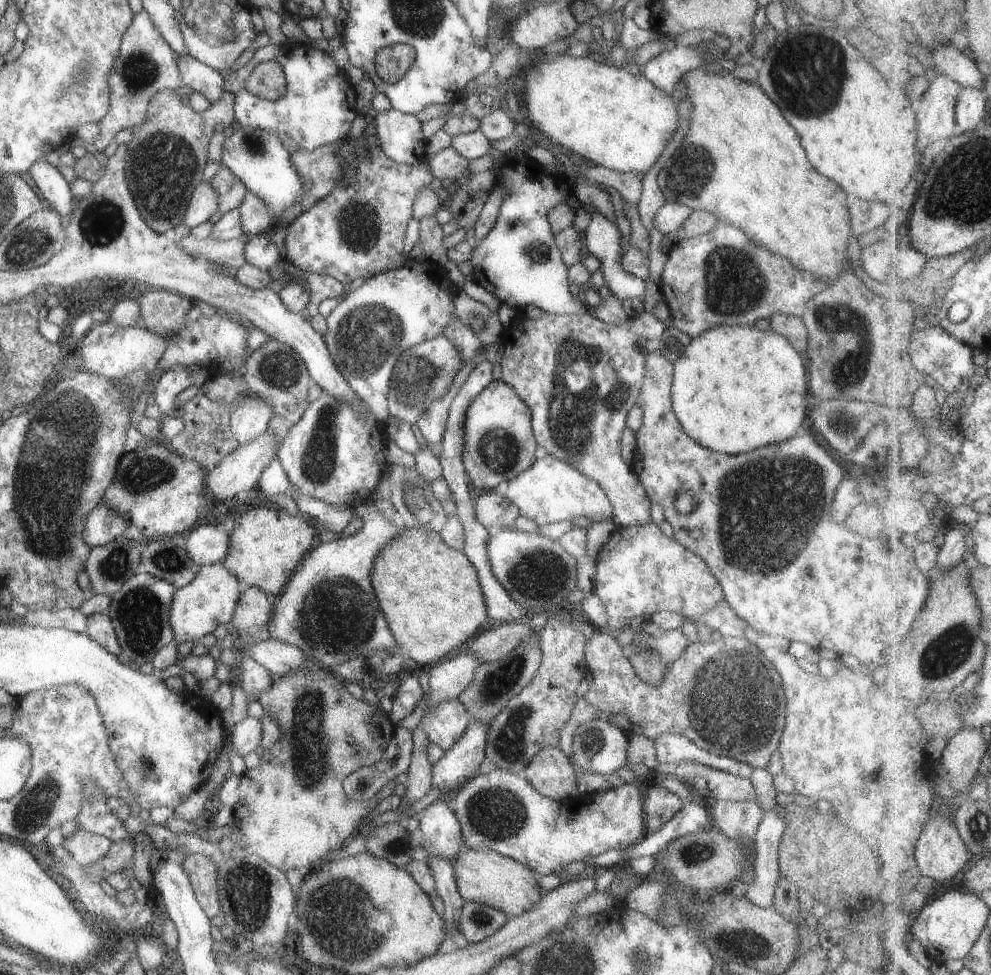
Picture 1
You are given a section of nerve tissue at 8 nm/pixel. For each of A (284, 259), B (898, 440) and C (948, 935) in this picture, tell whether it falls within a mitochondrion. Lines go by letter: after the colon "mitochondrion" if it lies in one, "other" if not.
A: other
B: other
C: other

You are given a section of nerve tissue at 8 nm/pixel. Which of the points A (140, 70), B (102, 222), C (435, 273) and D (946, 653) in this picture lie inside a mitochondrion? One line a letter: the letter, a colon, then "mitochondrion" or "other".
A: mitochondrion
B: mitochondrion
C: other
D: mitochondrion

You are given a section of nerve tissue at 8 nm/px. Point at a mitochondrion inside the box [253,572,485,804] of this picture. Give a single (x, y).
(340, 615)

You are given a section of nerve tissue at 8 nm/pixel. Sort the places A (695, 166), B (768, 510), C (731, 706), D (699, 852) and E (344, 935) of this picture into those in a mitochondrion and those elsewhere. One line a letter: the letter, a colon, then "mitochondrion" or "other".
A: mitochondrion
B: mitochondrion
C: mitochondrion
D: mitochondrion
E: mitochondrion

